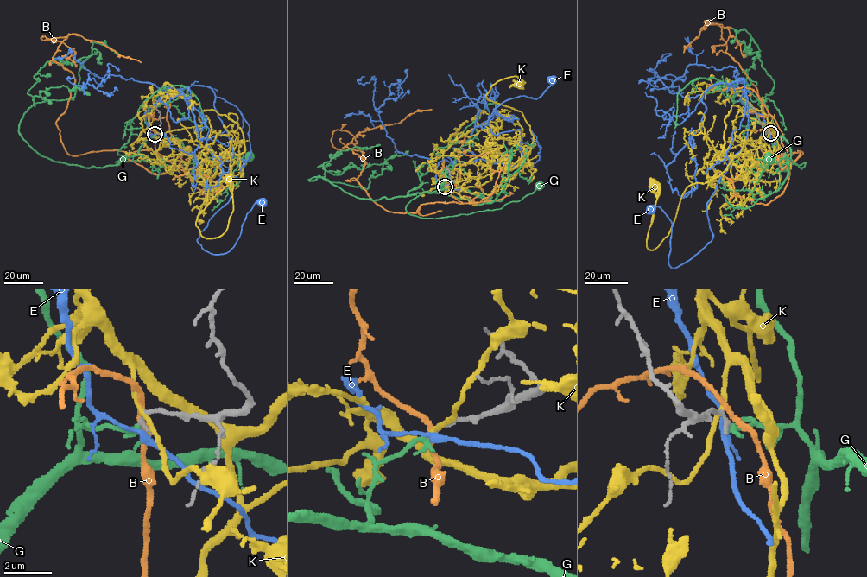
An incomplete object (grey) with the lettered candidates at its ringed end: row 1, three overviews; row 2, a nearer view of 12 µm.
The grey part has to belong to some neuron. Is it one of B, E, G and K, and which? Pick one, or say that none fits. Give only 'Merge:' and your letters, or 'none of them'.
Merge: G

